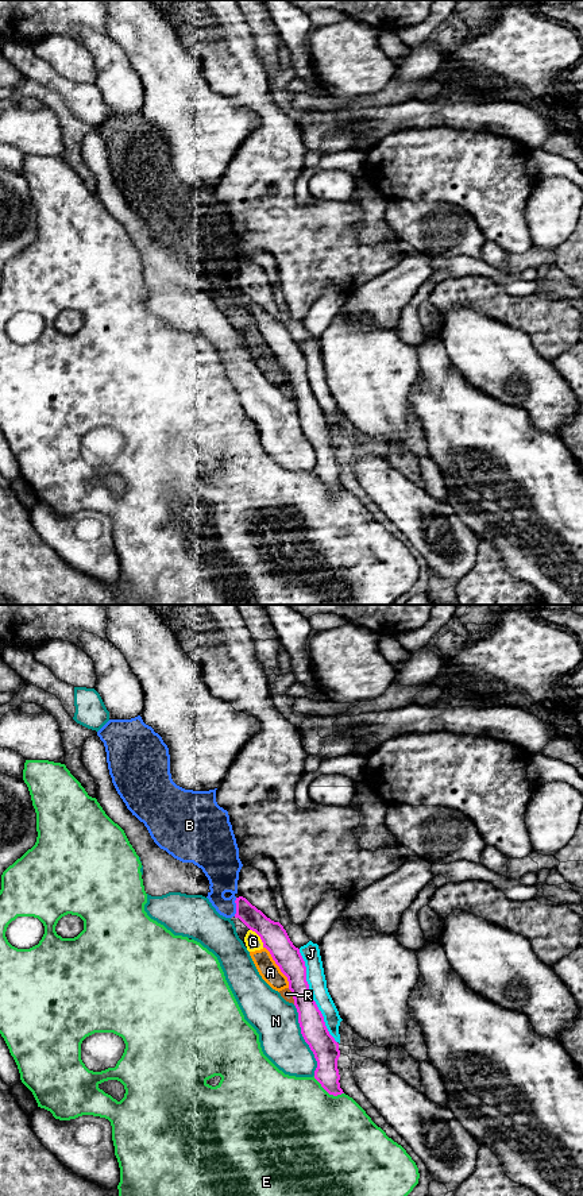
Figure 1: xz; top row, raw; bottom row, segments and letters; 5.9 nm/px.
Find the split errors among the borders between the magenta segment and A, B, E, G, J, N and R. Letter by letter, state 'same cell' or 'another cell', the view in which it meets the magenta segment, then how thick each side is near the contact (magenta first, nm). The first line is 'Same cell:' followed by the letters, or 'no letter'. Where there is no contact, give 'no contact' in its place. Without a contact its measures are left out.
Same cell: no letter
A: another cell; meets magenta in xz; 160 nm thick on the magenta side, 120 nm on the other
B: another cell; meets magenta in xz; 140 nm thick on the magenta side, 200 nm on the other
E: another cell; meets magenta in xz; 150 nm thick on the magenta side, 500 nm on the other
G: another cell; meets magenta in xz; 160 nm thick on the magenta side, 100 nm on the other
J: another cell; meets magenta in xz; 150 nm thick on the magenta side, 110 nm on the other
N: another cell; meets magenta in xz; 160 nm thick on the magenta side, 260 nm on the other
R: another cell; meets magenta in xz; 160 nm thick on the magenta side, 70 nm on the other

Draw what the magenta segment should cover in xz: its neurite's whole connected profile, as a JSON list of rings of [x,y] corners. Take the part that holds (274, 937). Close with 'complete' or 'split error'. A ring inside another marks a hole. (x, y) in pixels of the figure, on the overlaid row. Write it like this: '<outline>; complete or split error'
[[[239,896],[235,903],[235,918],[239,918],[250,930],[260,937],[263,948],[270,952],[281,972],[287,977],[289,989],[293,994],[294,1006],[298,1012],[301,1034],[317,1061],[314,1079],[329,1095],[337,1096],[344,1093],[339,1083],[339,1043],[329,1034],[324,1016],[313,1000],[306,981],[305,961],[300,949],[293,945],[279,922],[267,918],[246,898]]]; complete

